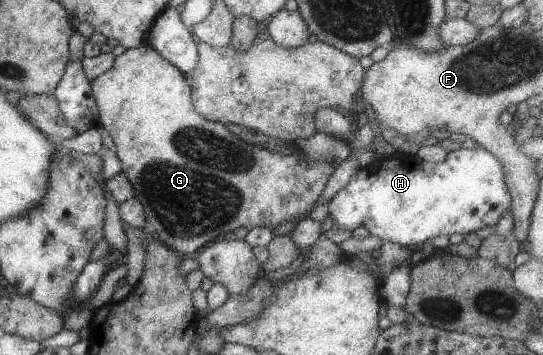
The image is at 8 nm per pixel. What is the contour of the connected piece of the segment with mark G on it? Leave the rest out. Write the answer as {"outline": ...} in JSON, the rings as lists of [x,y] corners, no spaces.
{"outline":[[[146,42],[114,57],[110,69],[90,83],[98,126],[112,138],[120,172],[142,205],[148,229],[181,258],[238,227],[250,230],[260,225],[272,229],[282,222],[308,216],[335,169],[330,163],[304,165],[294,153],[279,155],[246,145],[225,125],[202,119],[192,109],[186,76]]]}

